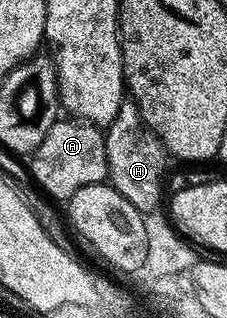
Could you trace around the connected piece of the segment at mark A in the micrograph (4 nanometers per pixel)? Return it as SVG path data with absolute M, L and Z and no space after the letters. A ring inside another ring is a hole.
M57 119L50 131L46 131L46 139L42 139L42 143L38 143L38 147L30 154L30 177L40 184L37 185L39 192L53 202L60 203L67 202L74 191L82 191L82 187L105 184L108 164L104 129L99 125L91 125L89 121Z

